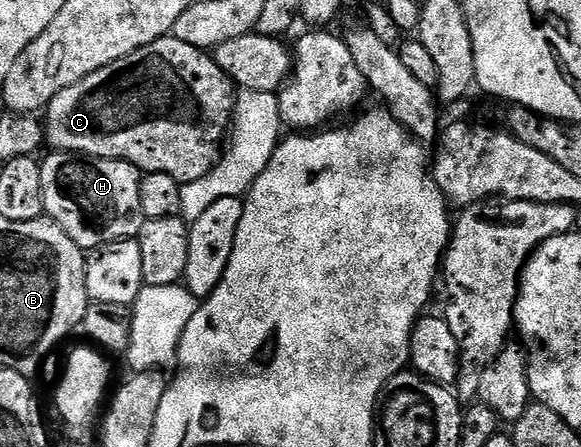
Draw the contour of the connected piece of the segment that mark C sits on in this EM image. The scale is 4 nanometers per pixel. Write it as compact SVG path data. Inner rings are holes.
M165 36L138 48L134 52L130 52L130 56L122 56L122 60L114 60L114 64L106 64L102 68L98 68L98 72L90 72L90 76L78 80L78 84L70 84L70 88L62 88L62 92L58 92L58 96L54 96L54 100L48 102L46 113L43 115L43 117L45 116L45 118L42 118L44 142L47 145L52 145L51 149L56 152L67 152L73 156L87 156L89 159L118 158L125 162L133 162L142 172L169 174L177 182L187 184L197 182L216 165L222 153L222 143L230 130L233 105L233 83L216 67L214 62L205 54L205 51L177 38Z

